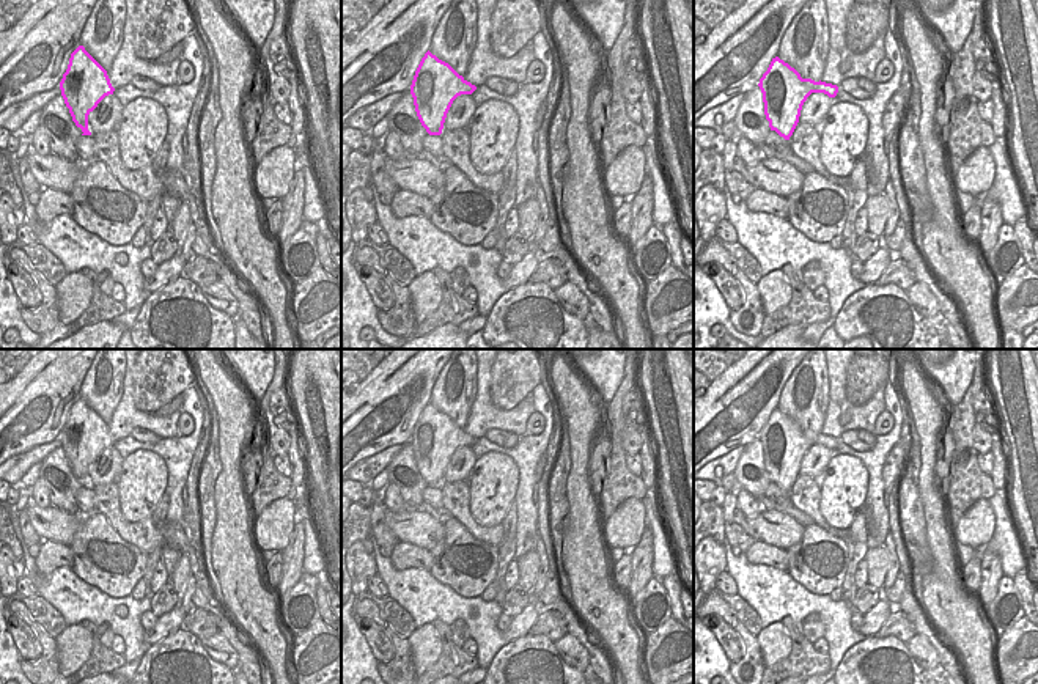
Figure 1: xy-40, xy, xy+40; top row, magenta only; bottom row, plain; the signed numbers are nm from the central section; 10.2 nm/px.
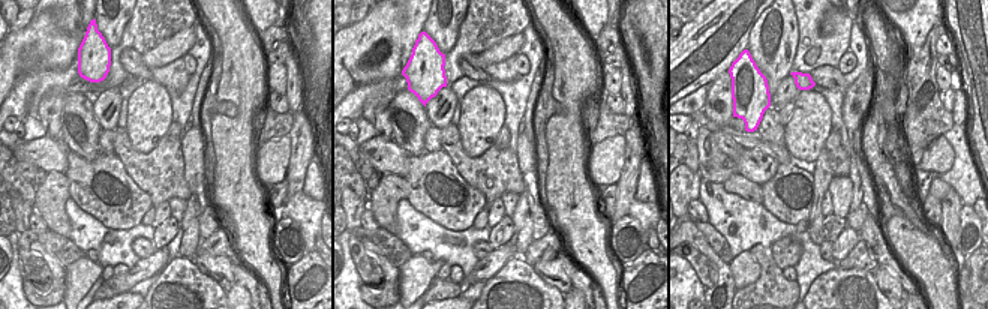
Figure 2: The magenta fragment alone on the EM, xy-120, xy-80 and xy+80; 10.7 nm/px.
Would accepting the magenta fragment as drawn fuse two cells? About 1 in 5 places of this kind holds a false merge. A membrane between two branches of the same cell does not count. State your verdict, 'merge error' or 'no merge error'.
no merge error

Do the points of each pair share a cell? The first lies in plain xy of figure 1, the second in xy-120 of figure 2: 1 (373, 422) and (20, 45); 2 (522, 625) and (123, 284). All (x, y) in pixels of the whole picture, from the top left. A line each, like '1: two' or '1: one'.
1: one
2: one

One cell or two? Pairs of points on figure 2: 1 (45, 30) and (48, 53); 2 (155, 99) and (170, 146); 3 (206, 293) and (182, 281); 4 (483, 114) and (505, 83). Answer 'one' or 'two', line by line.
1: one
2: two
3: one
4: two

